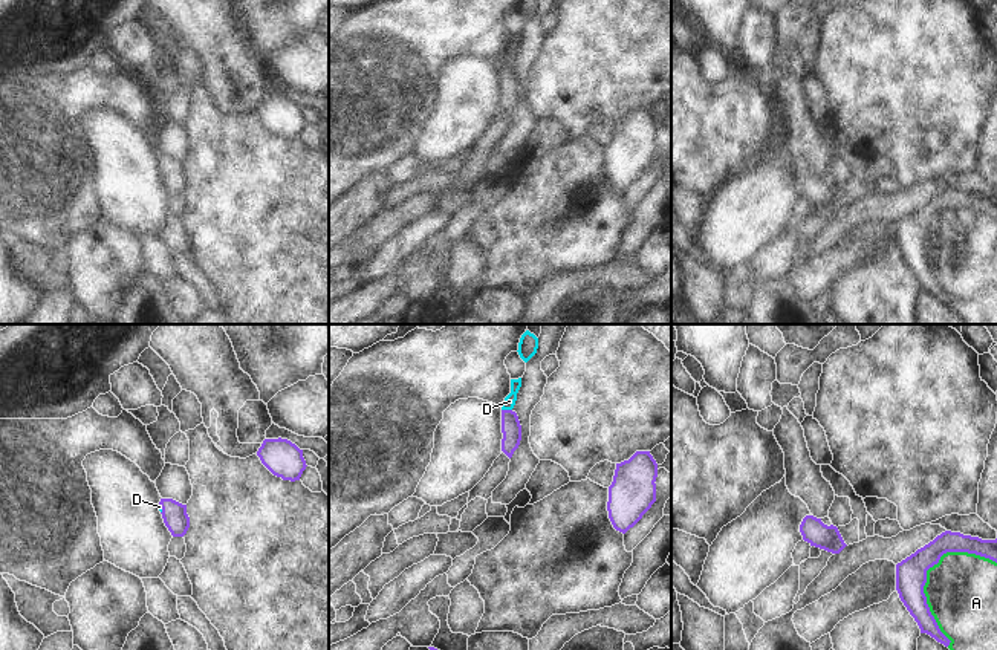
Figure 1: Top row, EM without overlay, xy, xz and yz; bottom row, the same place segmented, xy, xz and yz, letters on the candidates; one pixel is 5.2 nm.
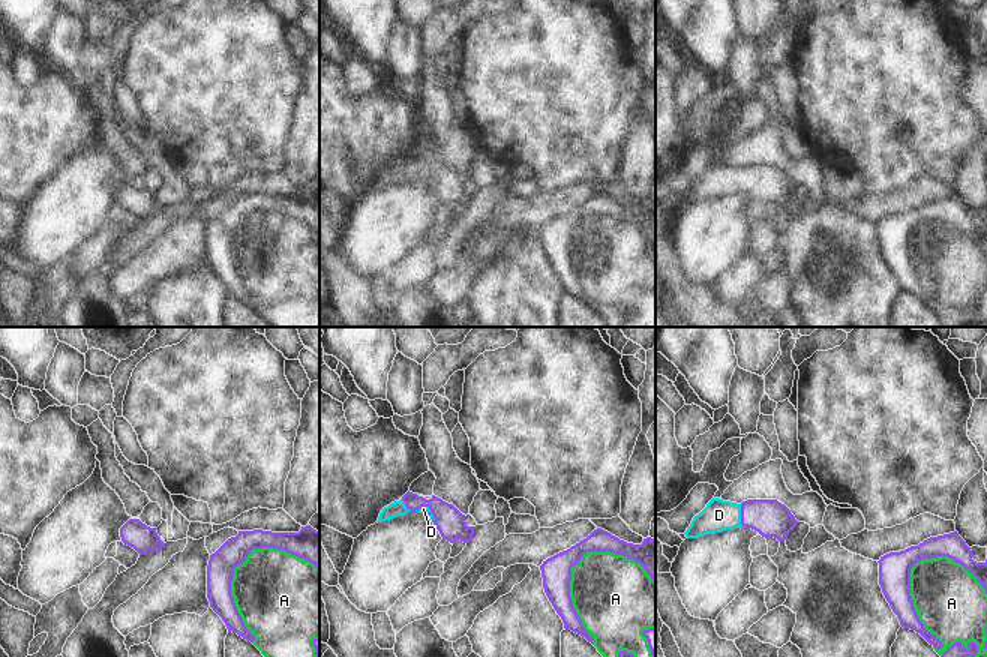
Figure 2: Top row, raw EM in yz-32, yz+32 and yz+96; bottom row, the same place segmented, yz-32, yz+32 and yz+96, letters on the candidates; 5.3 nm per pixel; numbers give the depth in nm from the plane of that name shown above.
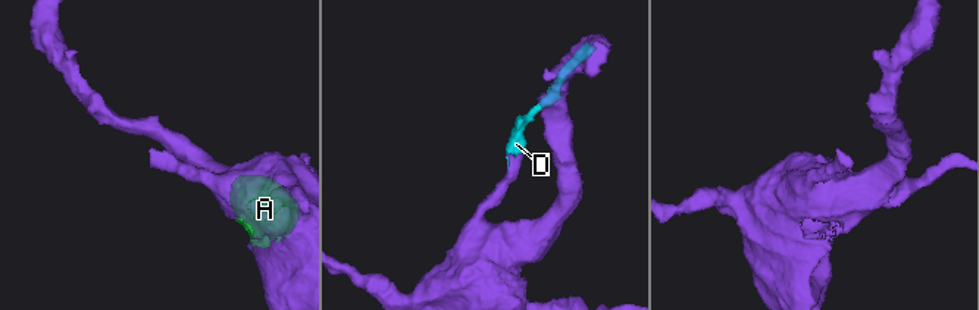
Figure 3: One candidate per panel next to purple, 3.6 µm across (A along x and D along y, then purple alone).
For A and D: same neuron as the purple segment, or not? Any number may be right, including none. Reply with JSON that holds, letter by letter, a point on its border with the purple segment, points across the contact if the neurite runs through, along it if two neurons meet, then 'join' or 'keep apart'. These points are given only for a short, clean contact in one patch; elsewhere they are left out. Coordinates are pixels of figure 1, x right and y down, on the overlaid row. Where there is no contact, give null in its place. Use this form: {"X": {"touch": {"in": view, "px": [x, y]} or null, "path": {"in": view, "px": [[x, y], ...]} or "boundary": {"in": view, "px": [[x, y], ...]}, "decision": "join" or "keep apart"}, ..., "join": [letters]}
{"A": {"touch": {"in": "yz", "px": [925, 577]}, "decision": "join"}, "D": {"touch": {"in": "xz", "px": [506, 410]}, "path": {"in": "xz", "px": [[511, 428], [506, 410], [509, 401]]}, "decision": "join"}, "join": ["A", "D"]}

